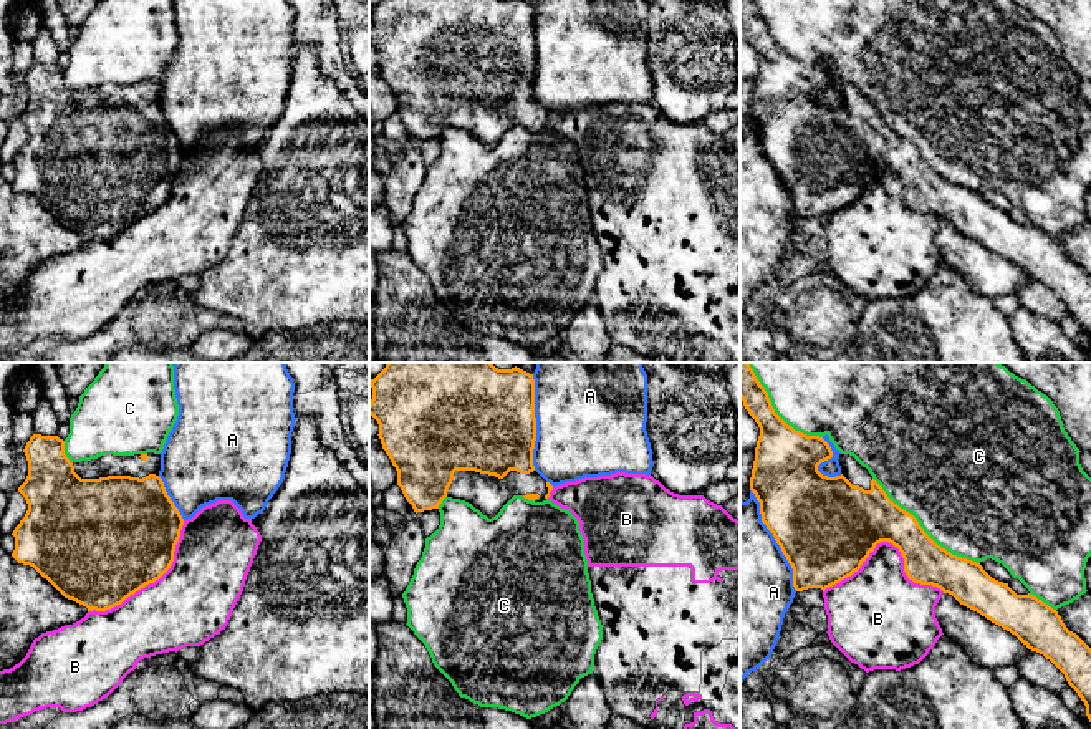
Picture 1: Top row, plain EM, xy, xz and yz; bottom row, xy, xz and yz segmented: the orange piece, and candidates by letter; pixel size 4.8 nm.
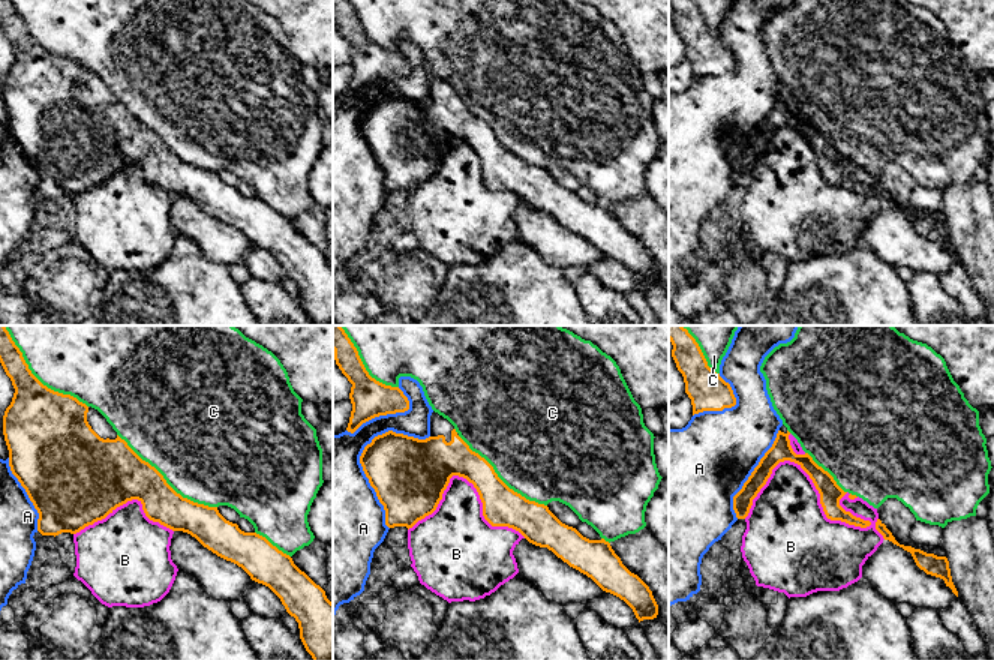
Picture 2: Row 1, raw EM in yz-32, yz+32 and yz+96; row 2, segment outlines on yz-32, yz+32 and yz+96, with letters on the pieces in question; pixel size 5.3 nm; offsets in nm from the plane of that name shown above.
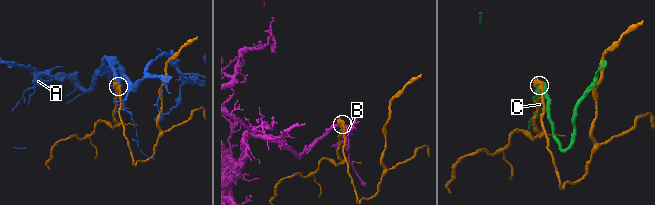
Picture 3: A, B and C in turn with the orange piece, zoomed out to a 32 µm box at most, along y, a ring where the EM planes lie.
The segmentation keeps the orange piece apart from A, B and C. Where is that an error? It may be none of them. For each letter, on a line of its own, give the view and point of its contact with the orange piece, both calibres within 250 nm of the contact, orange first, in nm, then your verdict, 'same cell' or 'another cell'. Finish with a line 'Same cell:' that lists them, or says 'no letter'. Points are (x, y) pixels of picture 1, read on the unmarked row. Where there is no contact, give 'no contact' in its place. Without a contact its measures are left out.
A: yz (775, 168) | 480/480 nm | another cell
B: yz (891, 171) | 380/300 nm | another cell
C: yz (922, 158) | 240/500 nm | another cell
Same cell: no letter

